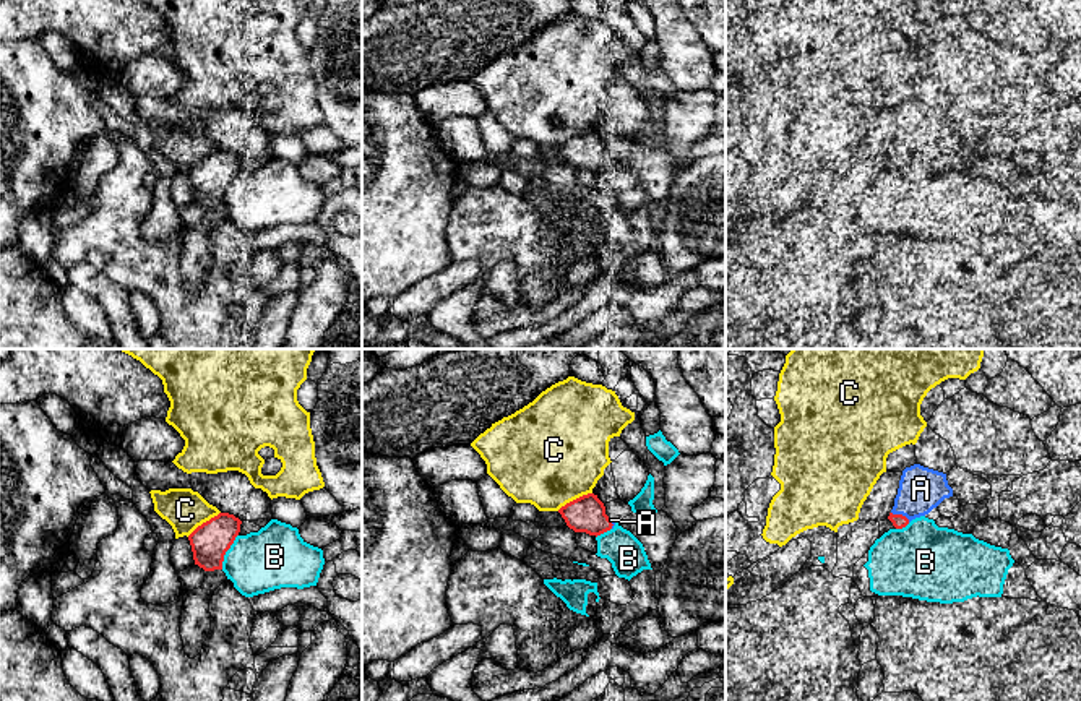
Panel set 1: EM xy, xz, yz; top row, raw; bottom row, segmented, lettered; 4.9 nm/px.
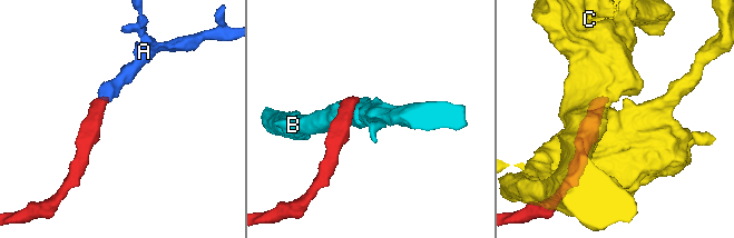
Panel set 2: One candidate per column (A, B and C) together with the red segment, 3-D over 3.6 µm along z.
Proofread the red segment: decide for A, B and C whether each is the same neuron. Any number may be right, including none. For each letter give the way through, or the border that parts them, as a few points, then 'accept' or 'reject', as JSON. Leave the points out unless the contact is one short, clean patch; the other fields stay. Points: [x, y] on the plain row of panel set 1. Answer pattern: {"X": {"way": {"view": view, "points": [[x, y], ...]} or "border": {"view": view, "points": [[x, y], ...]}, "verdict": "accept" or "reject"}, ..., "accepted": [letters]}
{"A": {"verdict": "accept"}, "B": {"border": {"view": "xy", "points": [[237, 171], [224, 192], [221, 205]]}, "verdict": "reject"}, "C": {"verdict": "reject"}, "accepted": ["A"]}

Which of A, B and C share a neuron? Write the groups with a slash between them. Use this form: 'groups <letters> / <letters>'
groups A / B / C

